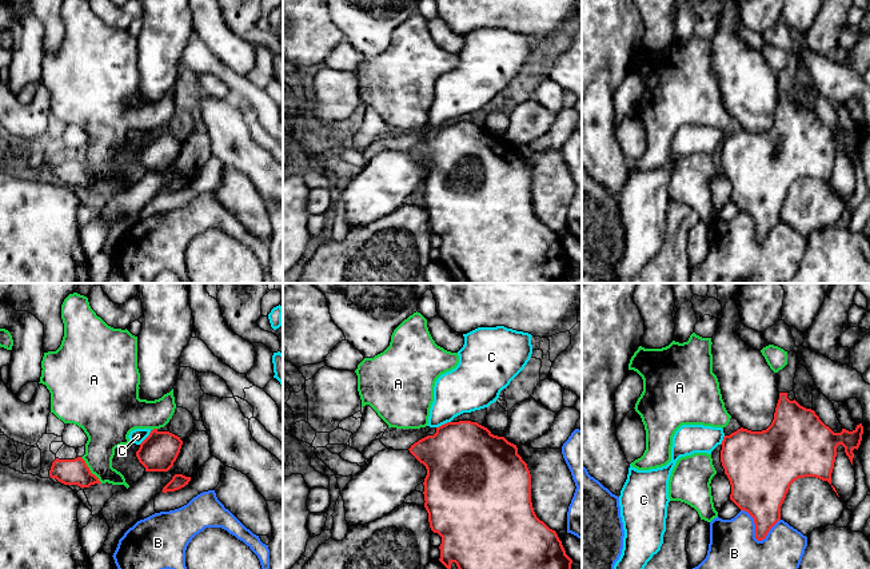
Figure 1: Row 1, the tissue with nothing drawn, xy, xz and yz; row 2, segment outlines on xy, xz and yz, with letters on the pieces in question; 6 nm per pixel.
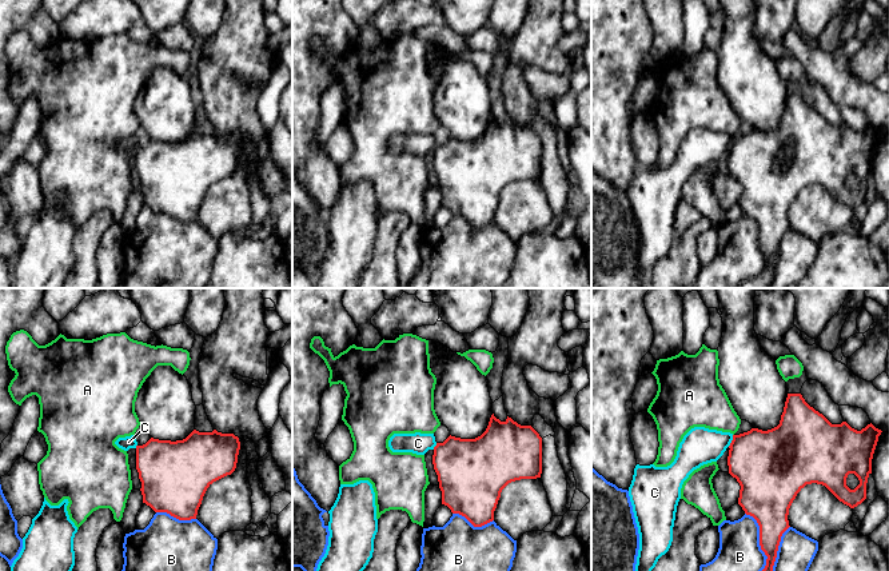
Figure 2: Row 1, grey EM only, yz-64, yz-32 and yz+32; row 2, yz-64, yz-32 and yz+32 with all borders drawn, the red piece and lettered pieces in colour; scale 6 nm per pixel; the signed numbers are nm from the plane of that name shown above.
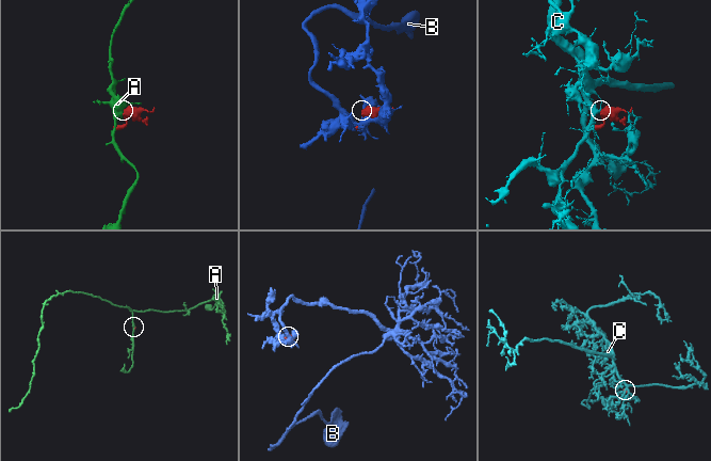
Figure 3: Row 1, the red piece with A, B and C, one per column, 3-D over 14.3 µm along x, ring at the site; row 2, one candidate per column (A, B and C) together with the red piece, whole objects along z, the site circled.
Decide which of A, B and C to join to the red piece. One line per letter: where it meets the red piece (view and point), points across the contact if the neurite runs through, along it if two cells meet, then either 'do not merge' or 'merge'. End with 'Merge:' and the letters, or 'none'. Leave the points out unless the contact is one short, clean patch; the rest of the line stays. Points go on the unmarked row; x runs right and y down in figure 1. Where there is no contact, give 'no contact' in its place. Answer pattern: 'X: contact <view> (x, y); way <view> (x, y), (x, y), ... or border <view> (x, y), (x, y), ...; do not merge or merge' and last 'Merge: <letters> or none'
A: contact xy (90, 171); do not merge
B: contact yz (755, 237); do not merge
C: contact xy (147, 138); border xy (151, 131), (139, 144); do not merge
Merge: none

